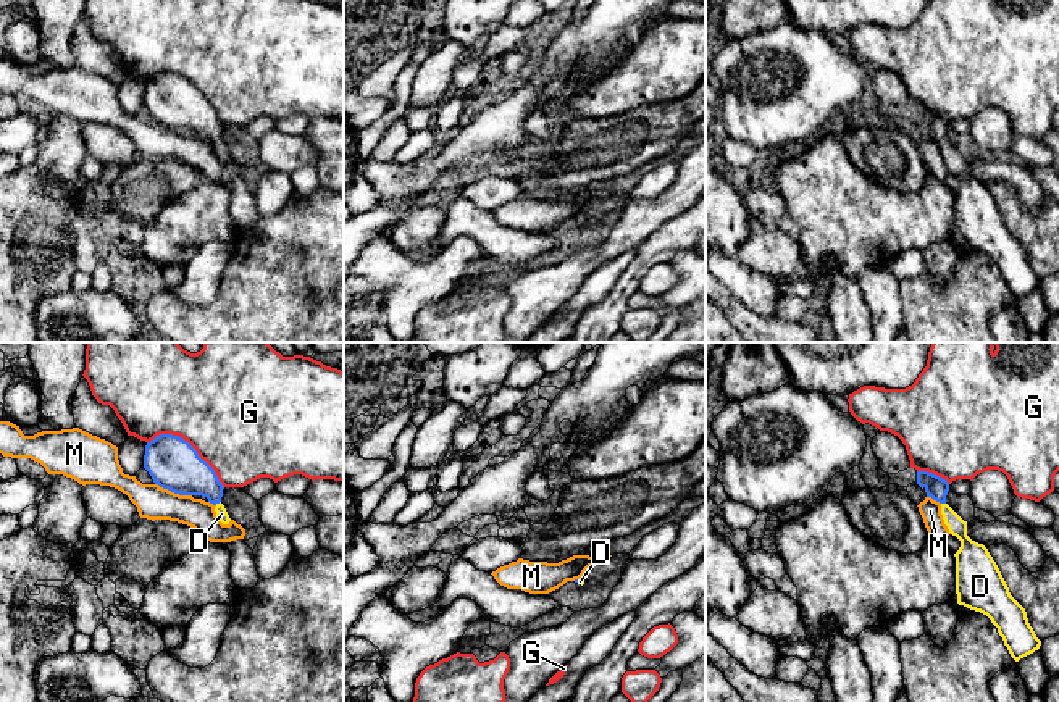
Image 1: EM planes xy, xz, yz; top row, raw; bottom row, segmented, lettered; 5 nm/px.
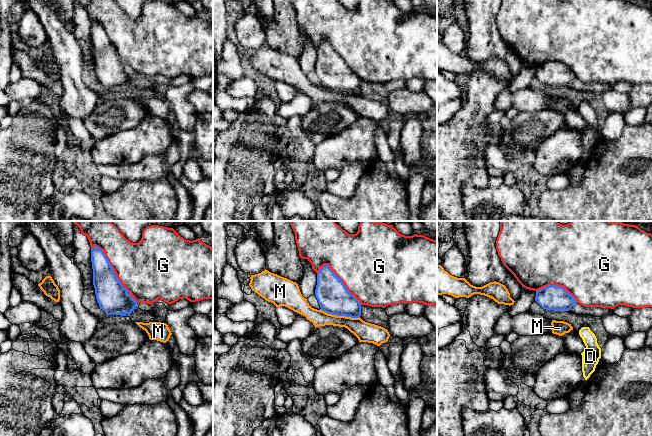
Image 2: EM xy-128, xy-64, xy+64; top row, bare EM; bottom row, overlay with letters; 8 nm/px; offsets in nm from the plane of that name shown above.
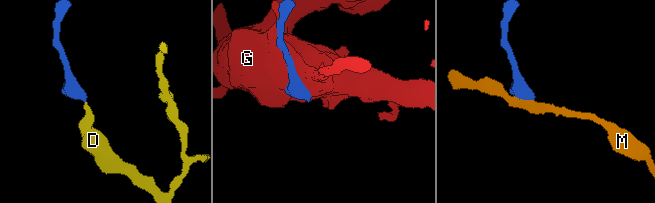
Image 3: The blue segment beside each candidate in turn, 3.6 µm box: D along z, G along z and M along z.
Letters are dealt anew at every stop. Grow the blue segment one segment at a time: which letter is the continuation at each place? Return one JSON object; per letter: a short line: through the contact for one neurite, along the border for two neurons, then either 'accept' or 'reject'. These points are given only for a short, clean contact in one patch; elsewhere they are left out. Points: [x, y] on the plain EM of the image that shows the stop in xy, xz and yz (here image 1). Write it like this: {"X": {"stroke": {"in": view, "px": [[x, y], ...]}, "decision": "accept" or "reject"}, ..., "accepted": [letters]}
{"D": {"stroke": {"in": "xy", "px": [[179, 107], [191, 113], [217, 141], [221, 152]]}, "decision": "accept"}, "G": {"decision": "reject"}, "M": {"stroke": {"in": "xy", "px": [[155, 121], [175, 131], [191, 134]]}, "decision": "reject"}, "accepted": ["D"]}

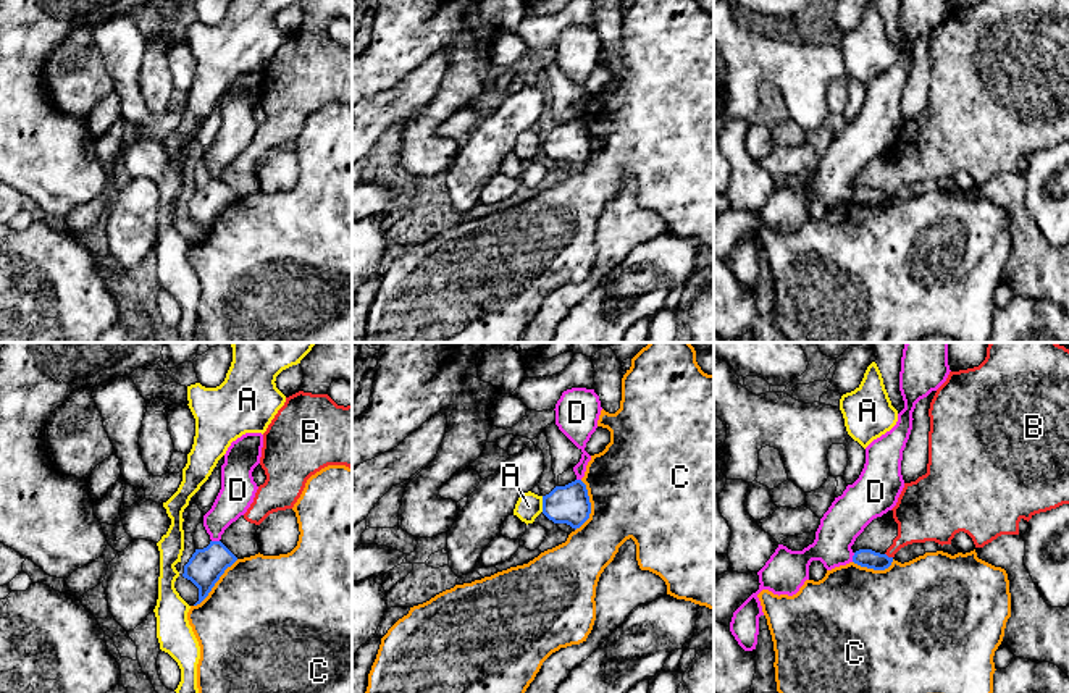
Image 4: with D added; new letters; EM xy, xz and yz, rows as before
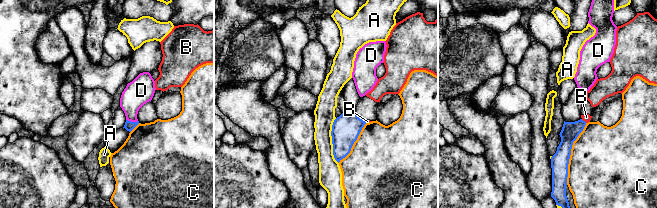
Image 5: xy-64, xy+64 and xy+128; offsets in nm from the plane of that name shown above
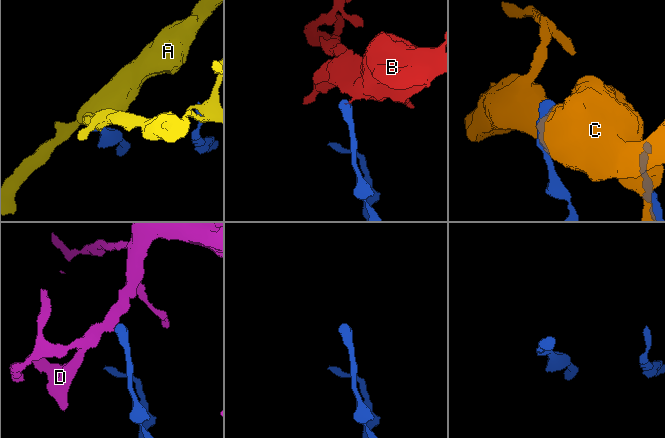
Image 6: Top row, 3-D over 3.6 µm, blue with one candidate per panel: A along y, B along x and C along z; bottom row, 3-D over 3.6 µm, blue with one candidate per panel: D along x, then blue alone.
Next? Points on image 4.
{"A": {"decision": "reject"}, "B": {"stroke": {"in": "yz", "px": [[885, 191], [892, 196]]}, "decision": "reject"}, "C": {"decision": "reject"}, "D": {"stroke": {"in": "yz", "px": [[855, 191], [851, 199]]}, "decision": "reject"}, "accepted": []}

